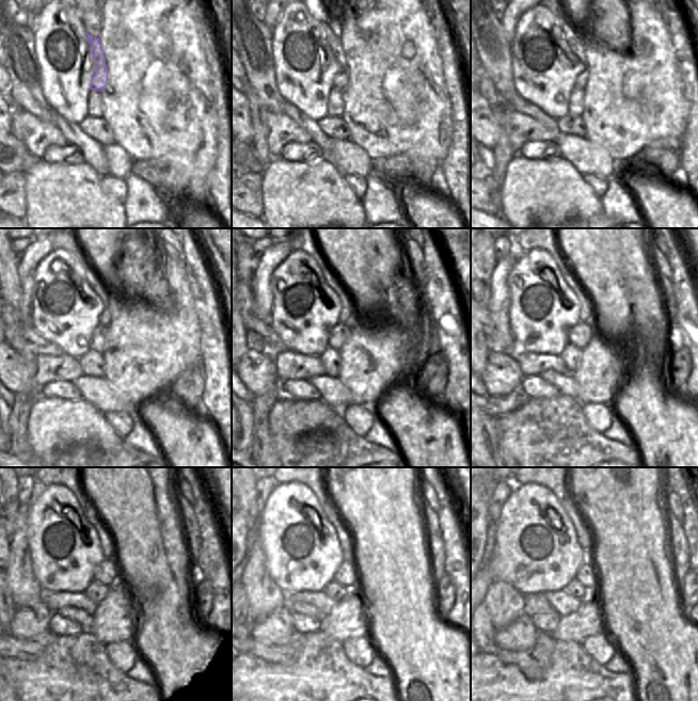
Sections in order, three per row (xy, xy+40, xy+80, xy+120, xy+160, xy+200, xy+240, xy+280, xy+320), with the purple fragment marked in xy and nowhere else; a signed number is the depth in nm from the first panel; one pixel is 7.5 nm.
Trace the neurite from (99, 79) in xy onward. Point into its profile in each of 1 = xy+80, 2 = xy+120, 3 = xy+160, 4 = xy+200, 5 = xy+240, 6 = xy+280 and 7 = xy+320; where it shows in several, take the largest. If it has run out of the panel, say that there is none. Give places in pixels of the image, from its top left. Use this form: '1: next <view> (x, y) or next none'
1: next xy+80 (575, 43)
2: next xy+120 (92, 277)
3: next xy+160 (347, 316)
4: next xy+200 (585, 305)
5: next xy+240 (78, 490)
6: next xy+280 (319, 489)
7: next xy+320 (561, 489)

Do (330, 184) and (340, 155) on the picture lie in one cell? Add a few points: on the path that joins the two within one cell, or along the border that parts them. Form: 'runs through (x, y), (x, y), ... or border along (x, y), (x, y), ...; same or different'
border along (327, 160), (343, 176); different

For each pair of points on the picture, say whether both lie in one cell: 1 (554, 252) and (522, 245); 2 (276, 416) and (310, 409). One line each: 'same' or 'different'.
1: same
2: same

